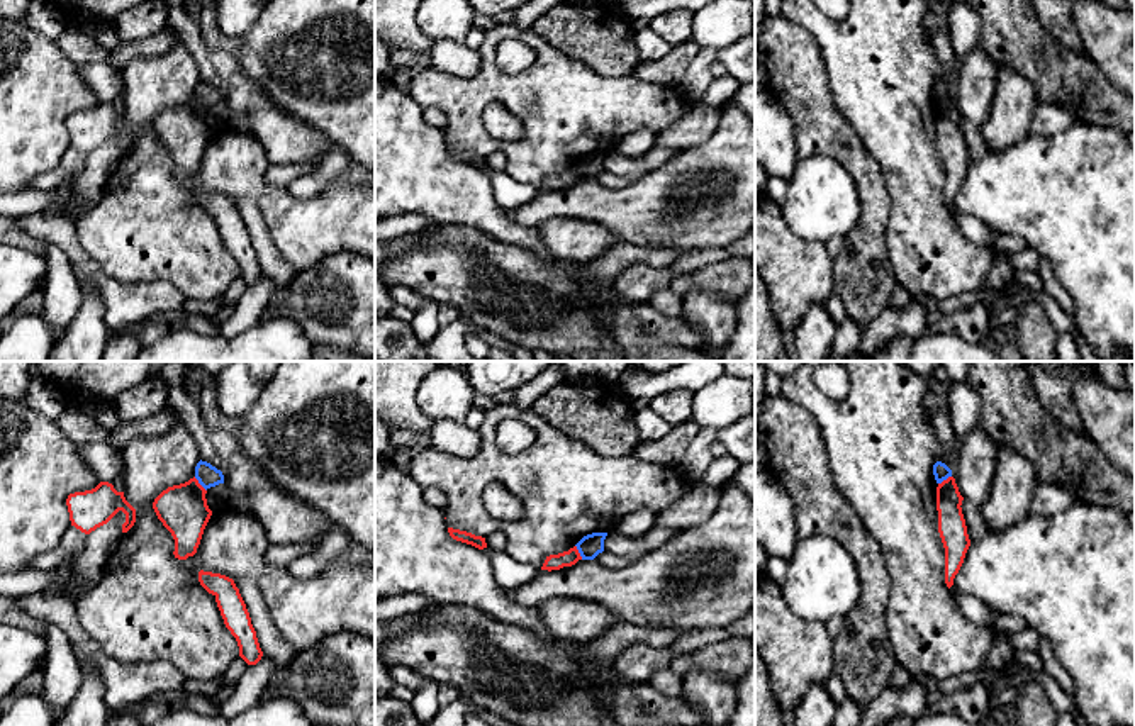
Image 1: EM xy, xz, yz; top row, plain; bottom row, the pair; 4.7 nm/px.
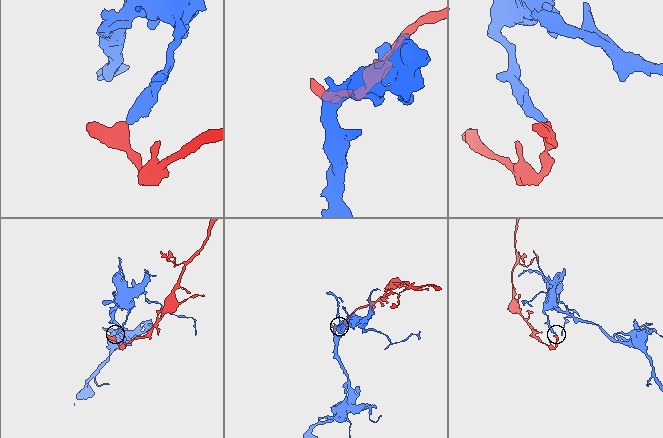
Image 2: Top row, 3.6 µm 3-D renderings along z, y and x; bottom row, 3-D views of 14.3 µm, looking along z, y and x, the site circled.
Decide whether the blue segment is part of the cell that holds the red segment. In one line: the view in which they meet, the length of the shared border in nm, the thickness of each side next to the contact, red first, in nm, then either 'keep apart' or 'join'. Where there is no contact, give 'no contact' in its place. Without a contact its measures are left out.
meets red in xy; contact 90 nm long; 240 nm thick on the red side, 110 nm on the other; keep apart

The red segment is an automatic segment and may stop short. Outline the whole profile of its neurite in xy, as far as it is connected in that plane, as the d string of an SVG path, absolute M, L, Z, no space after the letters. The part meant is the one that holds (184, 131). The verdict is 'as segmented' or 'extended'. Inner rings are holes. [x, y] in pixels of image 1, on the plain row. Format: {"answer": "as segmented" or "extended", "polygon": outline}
{"answer": "as segmented", "polygon": "M193 97L168 107L153 122L153 129L175 159L175 178L187 180L197 173L204 149L212 136L207 110Z"}

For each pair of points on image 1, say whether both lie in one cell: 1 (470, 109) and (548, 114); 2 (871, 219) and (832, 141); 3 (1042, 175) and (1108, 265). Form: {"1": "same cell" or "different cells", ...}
{"1": "same cell", "2": "same cell", "3": "same cell"}

